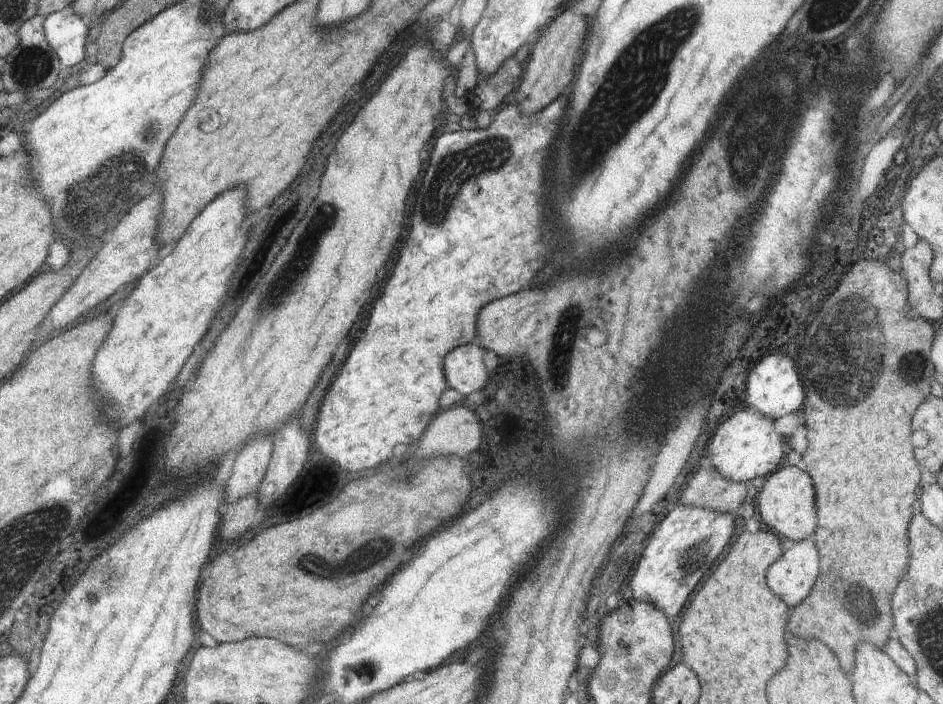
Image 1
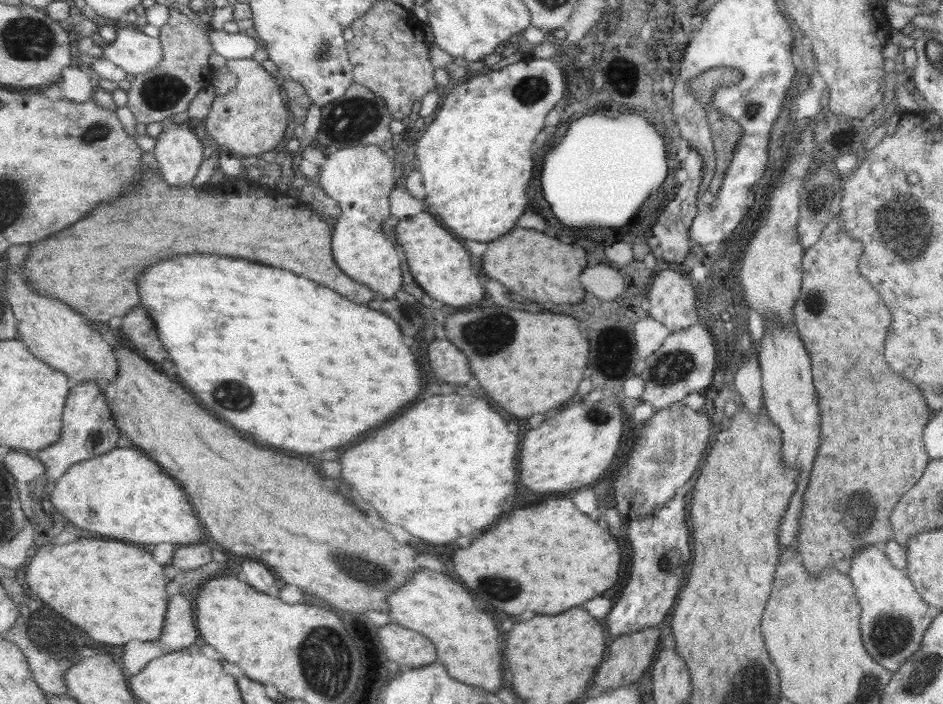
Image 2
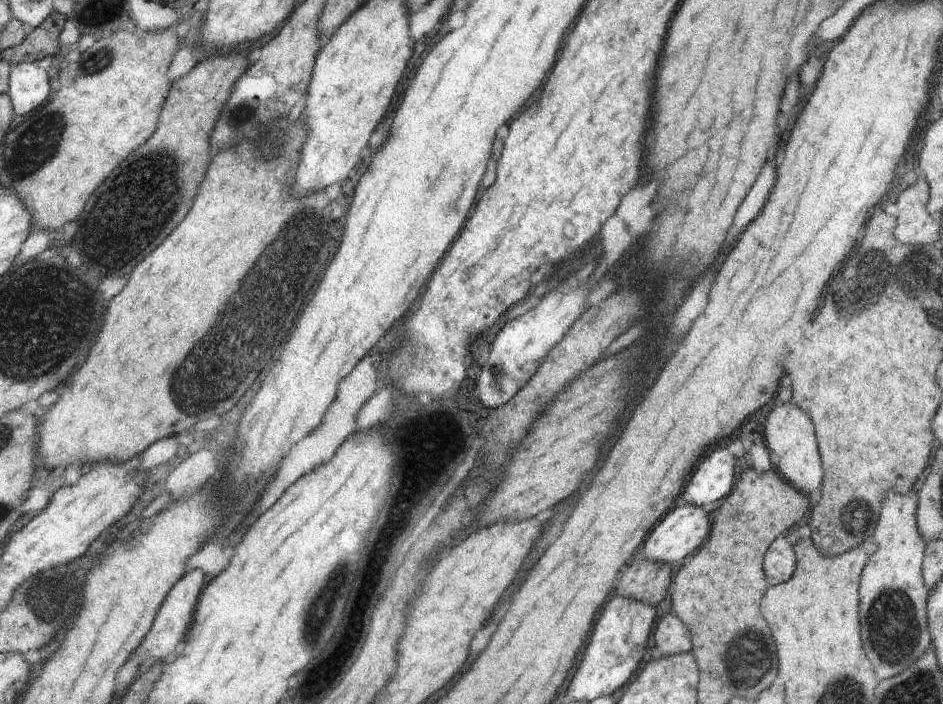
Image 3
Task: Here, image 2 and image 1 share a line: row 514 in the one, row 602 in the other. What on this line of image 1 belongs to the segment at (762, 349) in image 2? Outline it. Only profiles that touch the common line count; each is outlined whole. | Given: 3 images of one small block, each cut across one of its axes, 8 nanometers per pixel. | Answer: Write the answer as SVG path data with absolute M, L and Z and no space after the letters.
M809 540L796 541L780 560L768 567L766 582L788 608L798 606L813 589L820 574L819 552Z

